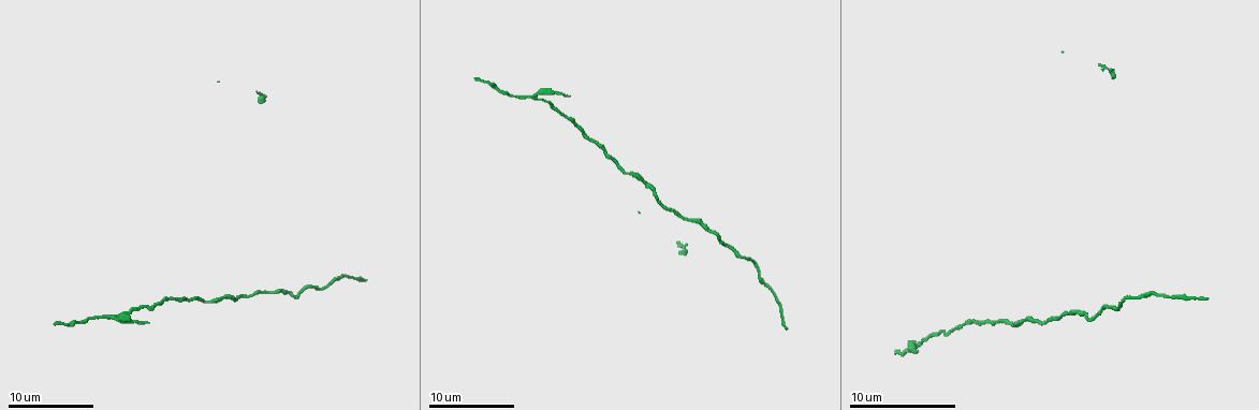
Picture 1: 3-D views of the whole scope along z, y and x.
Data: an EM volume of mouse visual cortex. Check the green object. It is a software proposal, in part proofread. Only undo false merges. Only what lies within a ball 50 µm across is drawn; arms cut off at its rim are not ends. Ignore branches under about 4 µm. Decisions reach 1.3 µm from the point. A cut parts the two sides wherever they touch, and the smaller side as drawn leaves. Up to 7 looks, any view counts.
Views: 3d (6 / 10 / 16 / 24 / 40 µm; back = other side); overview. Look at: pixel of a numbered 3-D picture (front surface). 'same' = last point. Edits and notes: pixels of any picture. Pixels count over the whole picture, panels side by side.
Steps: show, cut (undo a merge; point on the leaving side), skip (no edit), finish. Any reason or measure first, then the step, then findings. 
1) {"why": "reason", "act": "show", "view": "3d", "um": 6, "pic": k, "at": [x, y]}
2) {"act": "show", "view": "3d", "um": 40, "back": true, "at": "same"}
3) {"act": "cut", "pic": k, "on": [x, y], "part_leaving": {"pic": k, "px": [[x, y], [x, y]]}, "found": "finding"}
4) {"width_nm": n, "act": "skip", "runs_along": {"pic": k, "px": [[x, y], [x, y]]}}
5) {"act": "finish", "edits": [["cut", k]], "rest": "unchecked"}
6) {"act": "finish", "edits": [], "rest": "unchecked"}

{"act": "show", "view": "3d", "um": 10, "pic": 1, "at": [678, 217]}

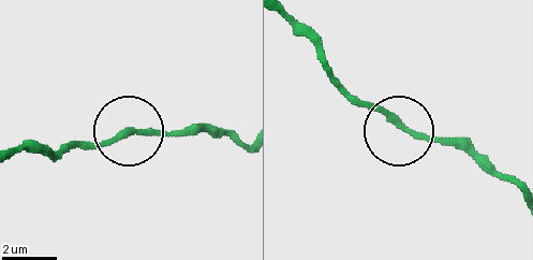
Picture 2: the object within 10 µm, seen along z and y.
{"width_nm": 210, "act": "skip", "runs_along": {"pic": 2, "px": [[126, 129], [101, 143], [75, 143]]}, "found": "one neuron here"}

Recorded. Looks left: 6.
{"why": "a narrow waist", "act": "show", "view": "3d", "um": 16, "pic": 1, "at": [207, 300]}

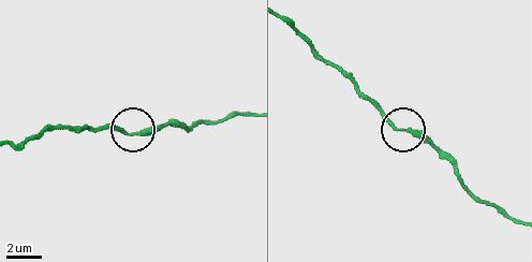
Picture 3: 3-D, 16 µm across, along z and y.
{"width_nm": 220, "act": "skip", "found": "all the same neuron"}

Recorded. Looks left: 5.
{"why": "a narrow waist", "act": "show", "view": "3d", "um": 10, "pic": 1, "at": [564, 117]}

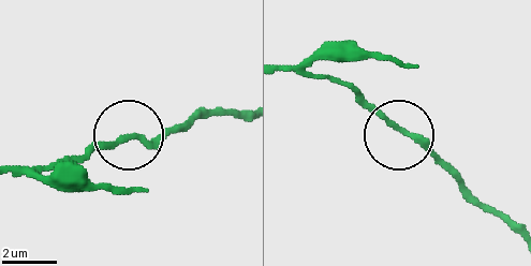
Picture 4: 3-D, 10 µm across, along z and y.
{"width_nm": 190, "act": "skip", "runs_along": {"pic": 4, "px": [[513, 231], [356, 87]]}, "found": "continuous, no second neuron"}

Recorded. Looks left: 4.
{"act": "finish", "edits": [], "rest": "unchecked"}

